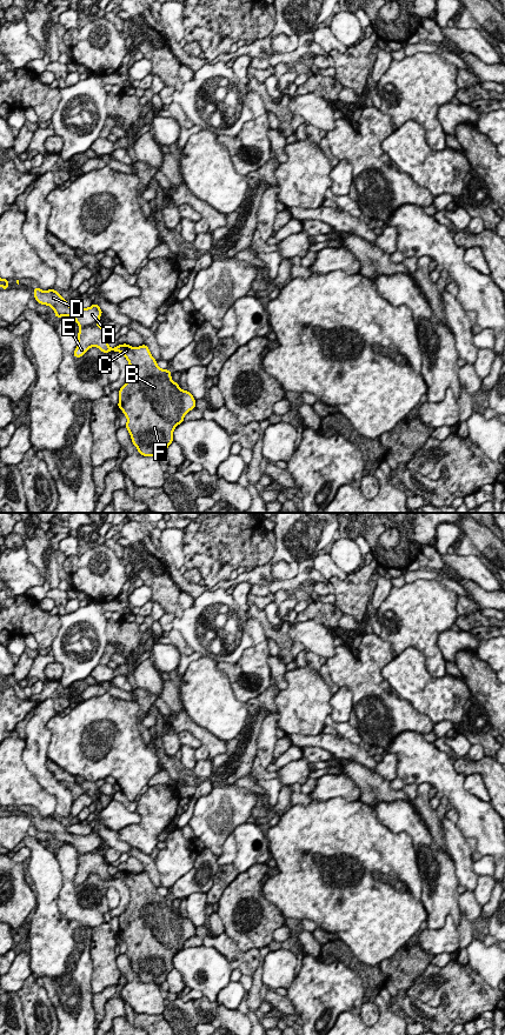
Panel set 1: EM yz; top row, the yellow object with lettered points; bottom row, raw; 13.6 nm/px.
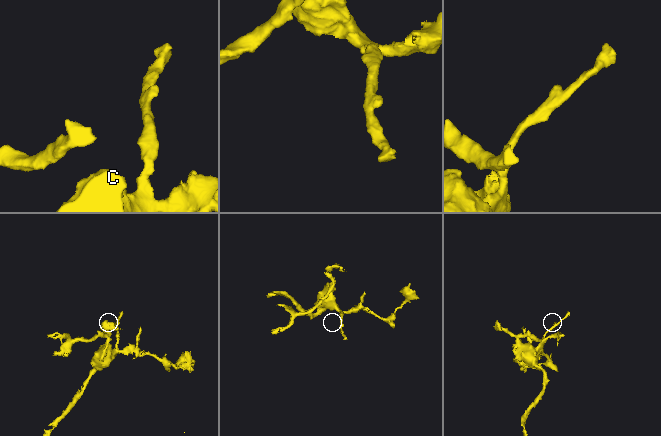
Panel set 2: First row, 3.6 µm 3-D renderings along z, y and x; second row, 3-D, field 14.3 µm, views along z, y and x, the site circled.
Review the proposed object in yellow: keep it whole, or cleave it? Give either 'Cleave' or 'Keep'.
Cleave

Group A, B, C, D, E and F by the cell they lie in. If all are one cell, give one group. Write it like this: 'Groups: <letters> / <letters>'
Groups: A D / B C E F

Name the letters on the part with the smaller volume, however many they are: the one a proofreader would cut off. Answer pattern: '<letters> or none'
A, D

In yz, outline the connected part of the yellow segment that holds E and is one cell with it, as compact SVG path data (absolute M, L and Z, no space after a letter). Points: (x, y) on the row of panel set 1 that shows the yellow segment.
M98 323L82 327L73 356L80 358L91 347L98 347L102 353L120 352L126 358L129 376L119 389L118 408L127 418L125 427L139 454L162 458L173 442L174 428L195 408L195 400L171 379L172 372L158 367L147 345L111 348L108 339Z

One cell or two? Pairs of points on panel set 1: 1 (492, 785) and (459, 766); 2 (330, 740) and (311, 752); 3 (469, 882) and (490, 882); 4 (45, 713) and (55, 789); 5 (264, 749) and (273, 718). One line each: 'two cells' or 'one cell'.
1: one cell
2: two cells
3: two cells
4: one cell
5: one cell

